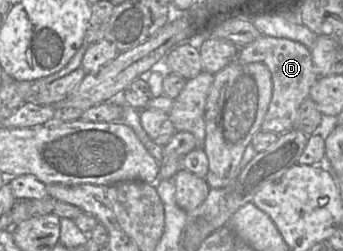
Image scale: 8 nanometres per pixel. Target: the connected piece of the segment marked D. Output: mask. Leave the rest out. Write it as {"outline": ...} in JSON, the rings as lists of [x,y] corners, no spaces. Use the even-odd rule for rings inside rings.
{"outline":[[[261,35],[252,43],[240,48],[236,60],[240,64],[263,63],[271,73],[272,97],[261,130],[278,135],[293,130],[299,107],[309,98],[310,90],[319,78],[313,66],[310,49],[286,38]]]}

